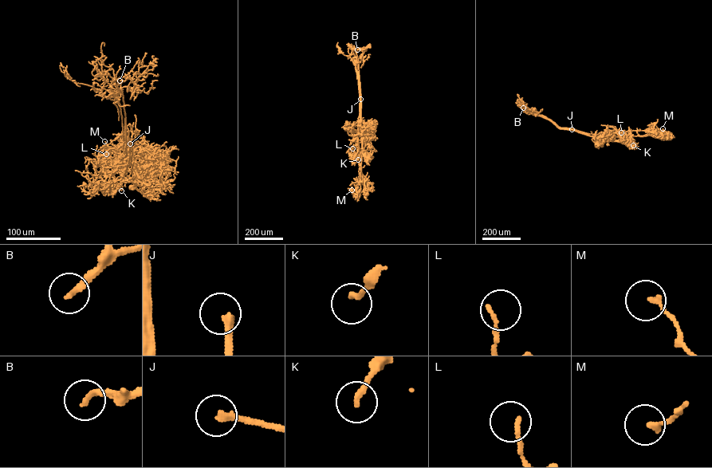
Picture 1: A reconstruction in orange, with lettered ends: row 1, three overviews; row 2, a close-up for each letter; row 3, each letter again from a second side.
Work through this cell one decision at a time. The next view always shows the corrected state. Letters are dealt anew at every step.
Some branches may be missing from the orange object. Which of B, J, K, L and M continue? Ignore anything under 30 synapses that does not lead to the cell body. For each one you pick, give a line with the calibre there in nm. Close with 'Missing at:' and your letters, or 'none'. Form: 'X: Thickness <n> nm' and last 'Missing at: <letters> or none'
B: Thickness 220 nm
Missing at: B

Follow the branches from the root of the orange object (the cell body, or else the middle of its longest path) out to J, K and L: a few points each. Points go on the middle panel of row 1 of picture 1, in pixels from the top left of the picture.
J: (361, 135), (355, 136), (358, 131), (361, 131), (360, 99)
K: (361, 135), (355, 136), (356, 140), (356, 138), (359, 139), (358, 159)
L: (361, 135), (355, 136), (356, 137), (356, 149), (360, 152), (357, 154), (352, 148)

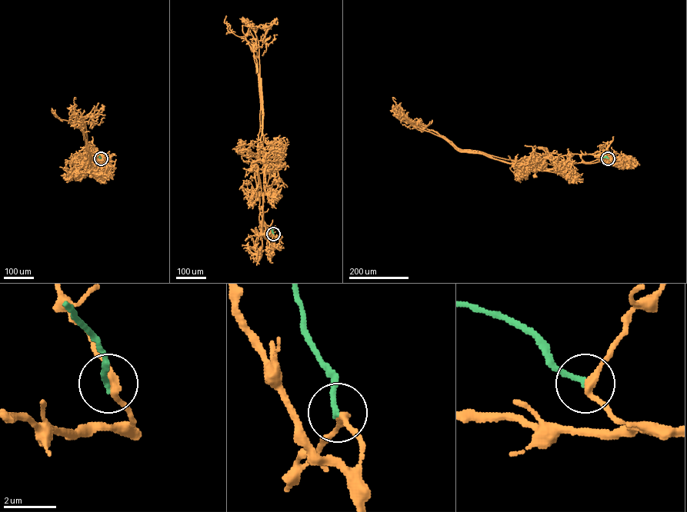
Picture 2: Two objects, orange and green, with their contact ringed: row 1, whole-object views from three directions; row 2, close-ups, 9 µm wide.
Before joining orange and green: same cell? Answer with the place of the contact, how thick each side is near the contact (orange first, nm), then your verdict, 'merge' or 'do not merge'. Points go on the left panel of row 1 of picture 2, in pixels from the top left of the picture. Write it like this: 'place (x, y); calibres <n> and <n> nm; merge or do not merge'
place (101, 158); calibres 280 and 240 nm; do not merge

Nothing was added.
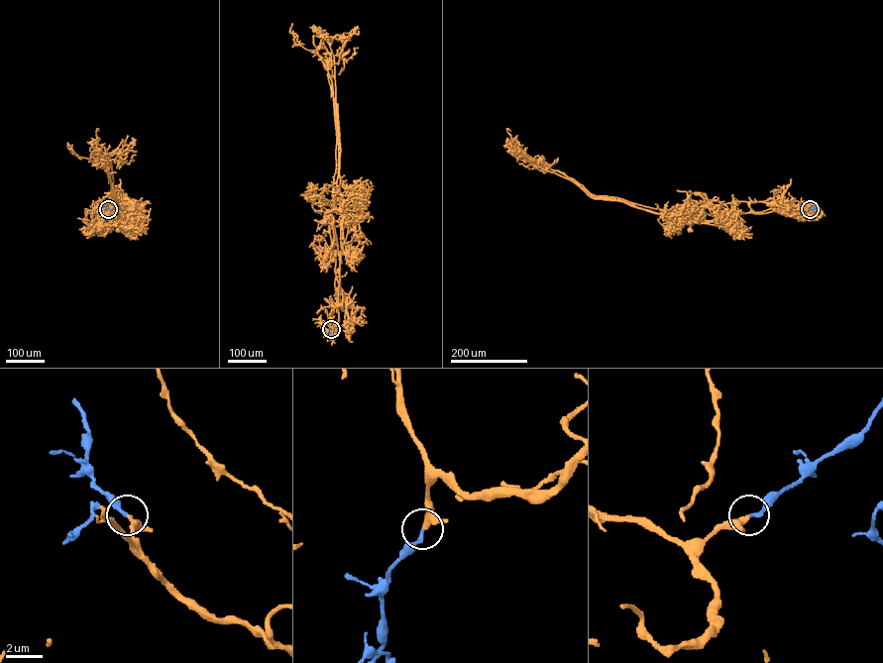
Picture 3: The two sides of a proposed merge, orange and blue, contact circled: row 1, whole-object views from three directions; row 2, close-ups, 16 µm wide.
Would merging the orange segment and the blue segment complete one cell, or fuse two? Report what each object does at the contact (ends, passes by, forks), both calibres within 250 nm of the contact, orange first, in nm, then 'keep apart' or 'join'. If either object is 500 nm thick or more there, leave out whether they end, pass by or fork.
orange passes by; blue ends; calibres 240 and 200 nm; join

